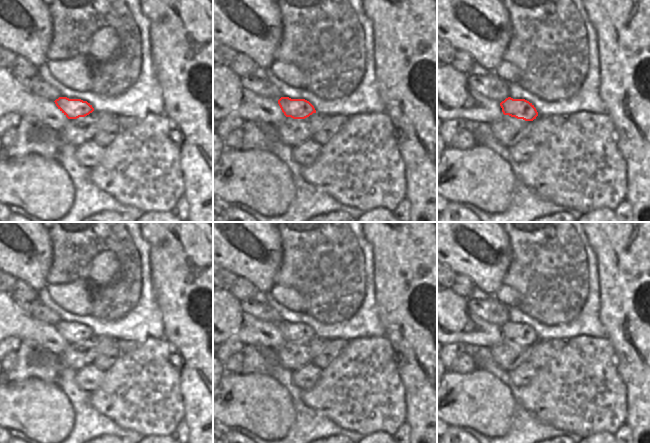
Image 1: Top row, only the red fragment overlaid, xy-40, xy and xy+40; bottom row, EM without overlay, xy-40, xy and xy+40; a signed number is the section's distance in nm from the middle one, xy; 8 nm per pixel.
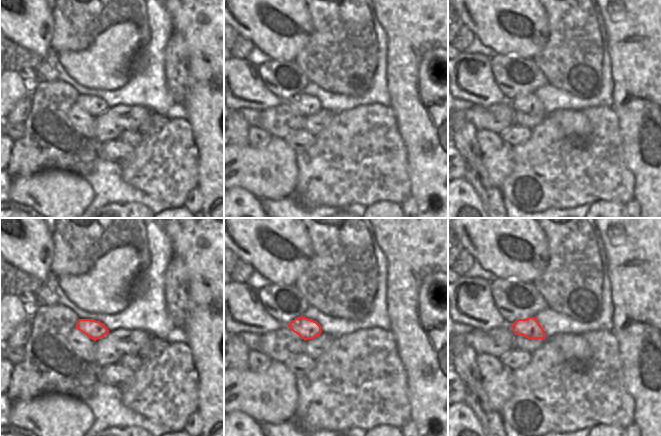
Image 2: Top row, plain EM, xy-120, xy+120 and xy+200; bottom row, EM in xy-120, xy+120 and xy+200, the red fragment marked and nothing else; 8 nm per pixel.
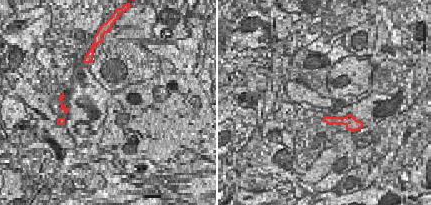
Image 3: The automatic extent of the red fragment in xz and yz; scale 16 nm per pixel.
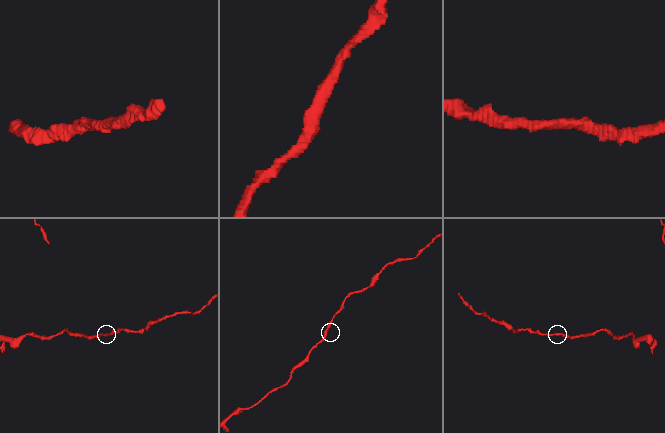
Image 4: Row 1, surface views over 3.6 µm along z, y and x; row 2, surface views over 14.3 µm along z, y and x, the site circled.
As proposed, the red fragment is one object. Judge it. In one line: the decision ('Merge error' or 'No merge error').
Merge error.

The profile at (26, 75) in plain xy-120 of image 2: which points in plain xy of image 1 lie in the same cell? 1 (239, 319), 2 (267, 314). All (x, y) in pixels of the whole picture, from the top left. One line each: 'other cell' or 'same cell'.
1: other cell
2: same cell

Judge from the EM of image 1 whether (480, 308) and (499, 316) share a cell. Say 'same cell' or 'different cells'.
same cell

